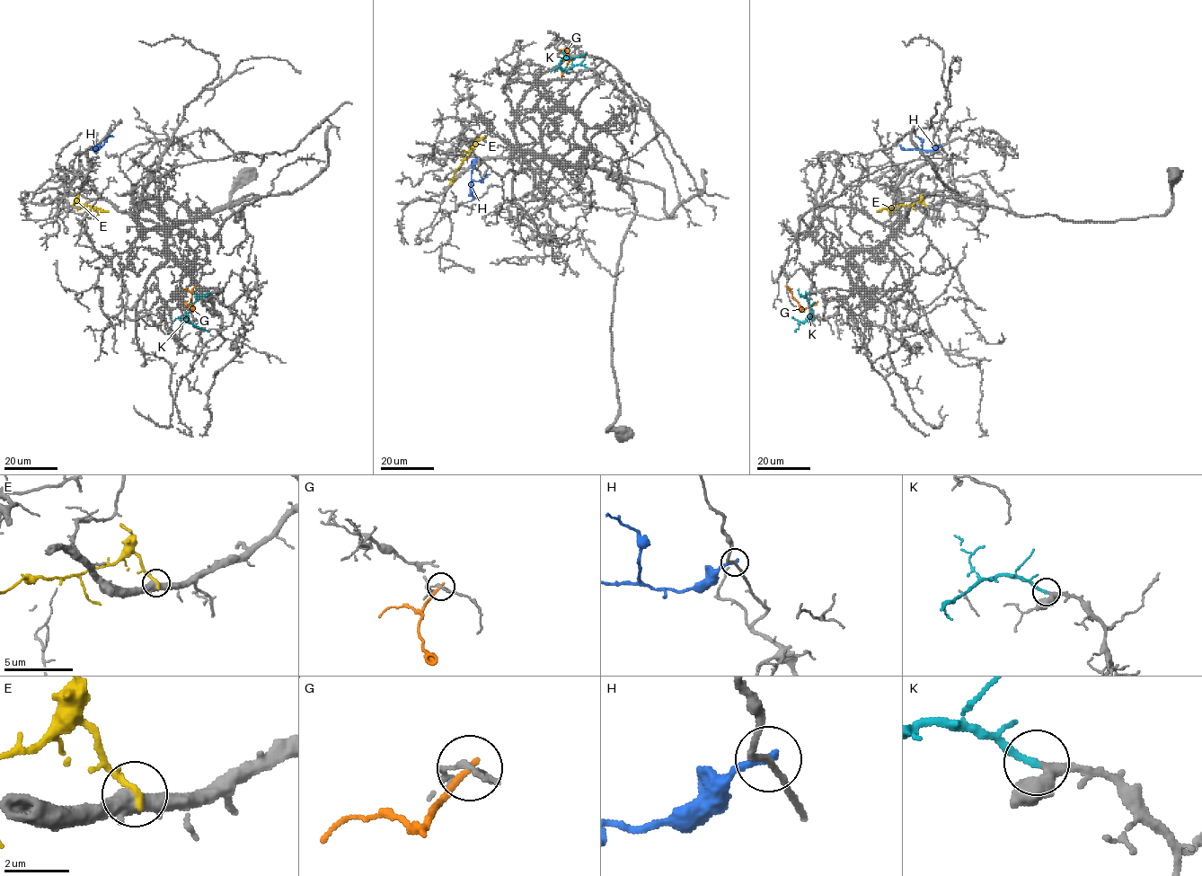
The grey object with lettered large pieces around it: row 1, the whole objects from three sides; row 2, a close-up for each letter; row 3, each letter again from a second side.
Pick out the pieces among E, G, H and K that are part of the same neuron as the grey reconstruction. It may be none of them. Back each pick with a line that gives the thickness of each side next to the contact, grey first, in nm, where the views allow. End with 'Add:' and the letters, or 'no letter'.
K: Thickness 380 nm (grey) against 220 nm
Add: K

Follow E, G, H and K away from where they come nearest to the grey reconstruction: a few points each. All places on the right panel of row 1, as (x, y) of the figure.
E: (926, 206), (920, 200), (877, 211)
G: (786, 286), (801, 311), (817, 300)
H: (941, 145), (932, 150), (923, 150), (922, 140), (915, 137)
K: (808, 293), (806, 296), (812, 314), (799, 322), (795, 331)

